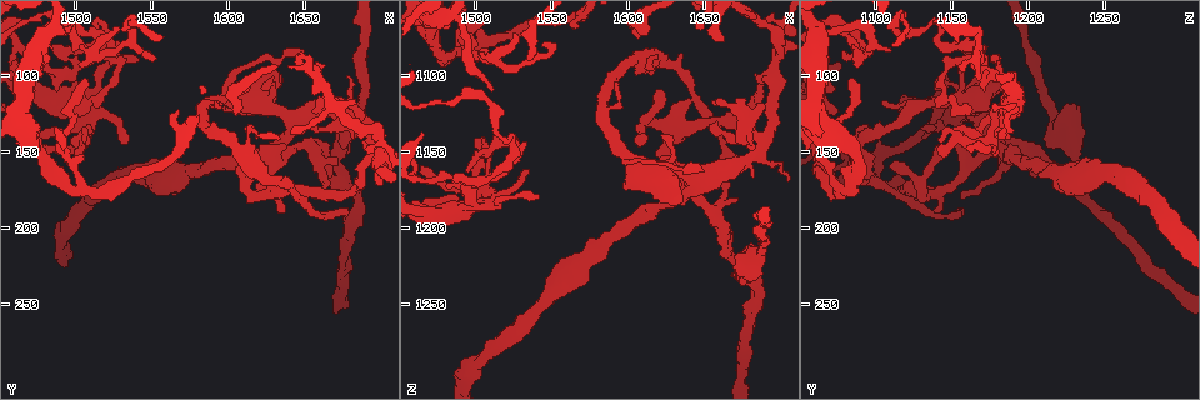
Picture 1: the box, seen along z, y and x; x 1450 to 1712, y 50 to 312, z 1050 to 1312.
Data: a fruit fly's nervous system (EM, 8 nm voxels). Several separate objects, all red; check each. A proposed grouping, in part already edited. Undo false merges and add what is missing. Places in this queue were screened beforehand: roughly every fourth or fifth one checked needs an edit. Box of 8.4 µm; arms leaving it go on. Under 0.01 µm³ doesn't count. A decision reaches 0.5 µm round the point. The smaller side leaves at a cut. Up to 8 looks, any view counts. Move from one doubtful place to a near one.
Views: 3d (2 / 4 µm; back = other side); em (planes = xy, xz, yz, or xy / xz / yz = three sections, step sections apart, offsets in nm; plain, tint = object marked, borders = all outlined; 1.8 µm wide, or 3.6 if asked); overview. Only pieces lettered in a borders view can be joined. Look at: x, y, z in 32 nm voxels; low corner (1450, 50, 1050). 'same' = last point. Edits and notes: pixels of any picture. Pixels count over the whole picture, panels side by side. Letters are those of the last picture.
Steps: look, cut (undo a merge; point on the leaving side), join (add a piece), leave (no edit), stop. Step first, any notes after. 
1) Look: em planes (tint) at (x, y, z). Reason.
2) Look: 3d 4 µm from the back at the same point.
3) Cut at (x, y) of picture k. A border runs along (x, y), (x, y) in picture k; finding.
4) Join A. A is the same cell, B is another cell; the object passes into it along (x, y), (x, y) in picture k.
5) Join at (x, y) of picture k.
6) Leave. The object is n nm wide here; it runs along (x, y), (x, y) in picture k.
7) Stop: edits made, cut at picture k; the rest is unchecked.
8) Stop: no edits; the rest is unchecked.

Look: 3d 2 µm at (1652, 184, 1128). Three-way junction.

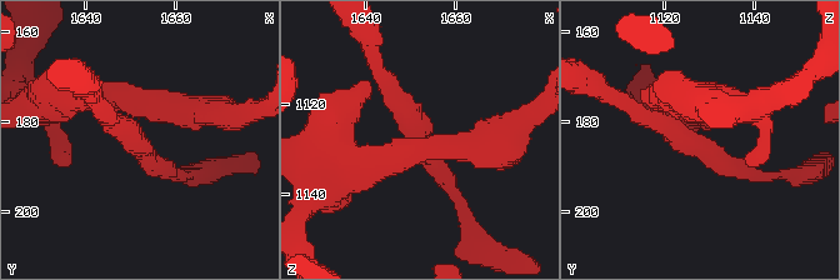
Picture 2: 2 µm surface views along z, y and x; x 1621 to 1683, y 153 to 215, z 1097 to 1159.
Look: em yz step 4 (borders) at (1651, 184, 1127). 3 arms meet here.

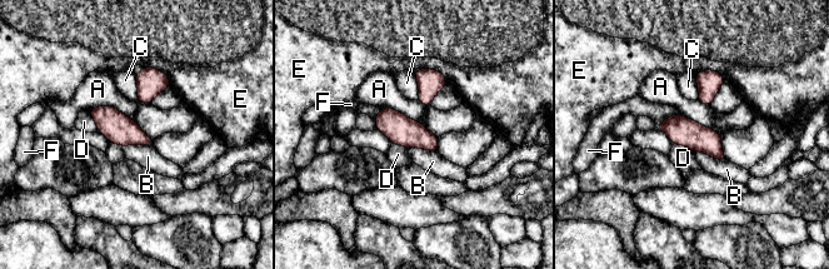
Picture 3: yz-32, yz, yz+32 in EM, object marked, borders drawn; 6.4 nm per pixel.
Look: em planes (borders) at the same point. Cut it another way.

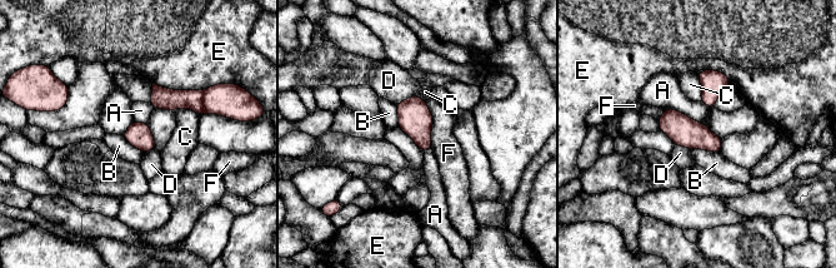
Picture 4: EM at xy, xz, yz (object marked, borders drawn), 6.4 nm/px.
Cut at (168, 99) of picture 4. A, B, C, D, E and F are other cells; a border runs along (203, 92), (203, 107), (206, 112) in picture 4; a second neuron is stuck on.

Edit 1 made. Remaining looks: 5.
Look: em planes (plain) at (1504, 142, 1140). Free end.

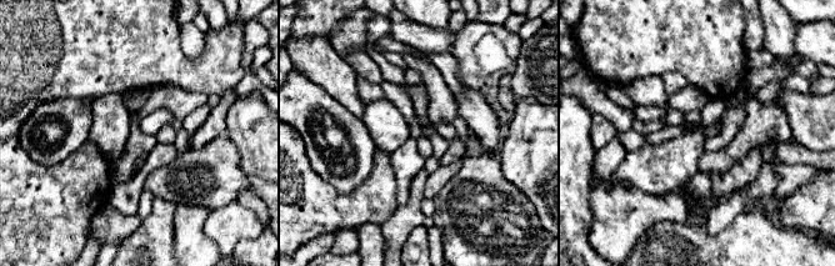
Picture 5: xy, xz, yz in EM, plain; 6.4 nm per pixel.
Look: em planes (borders) at the same point.

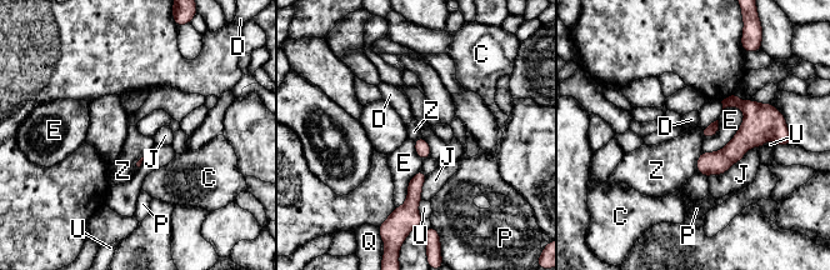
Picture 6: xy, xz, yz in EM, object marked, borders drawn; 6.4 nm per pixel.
Leave. C, D, E, J, P, Q, U and Z are other cells; none of them fits.

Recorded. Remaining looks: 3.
Look: em 3.6 µm planes (borders) at (1592, 118, 1104). Free end.

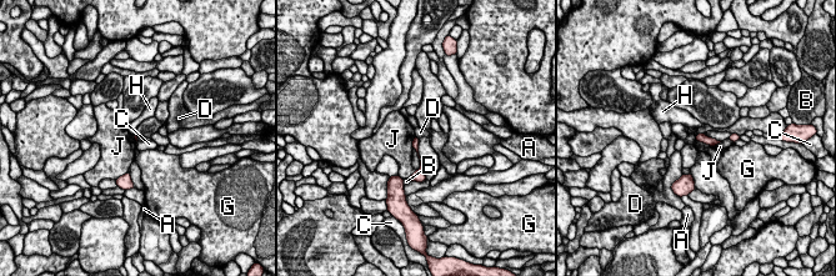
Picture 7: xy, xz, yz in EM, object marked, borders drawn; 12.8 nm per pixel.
Leave. A, B, C, D, G, H and J are other cells; a border runs along (415, 135), (419, 139) in picture 7; no lettered piece goes on from it.

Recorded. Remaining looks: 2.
Stop: edits made, cut at picture 4; the rest is unchecked.

